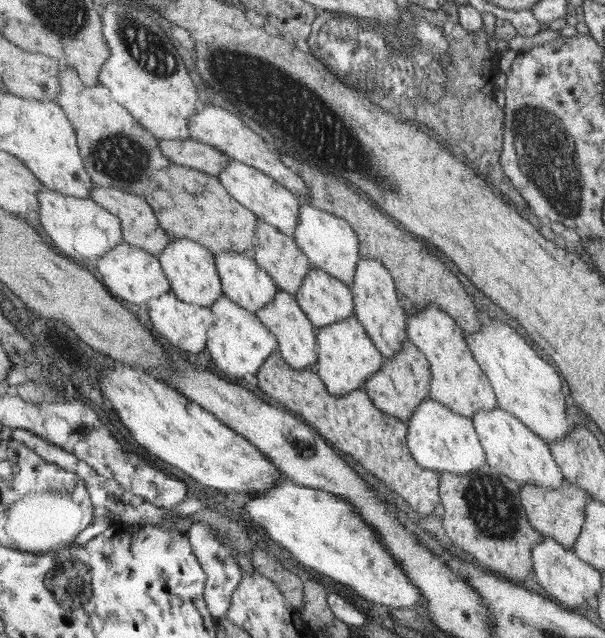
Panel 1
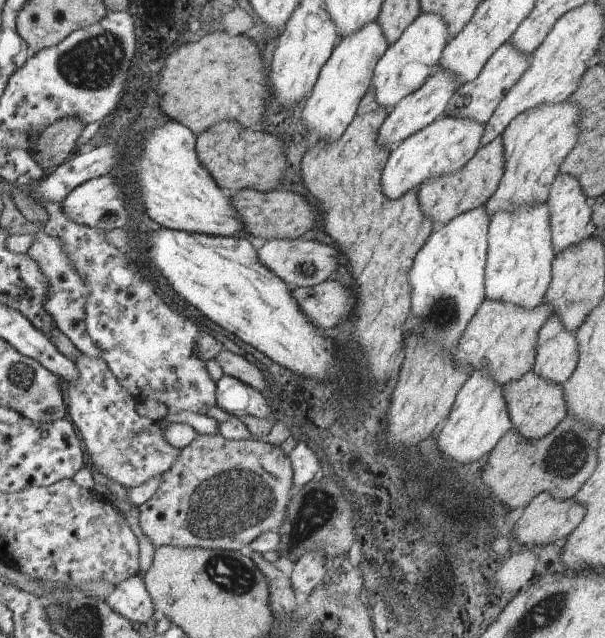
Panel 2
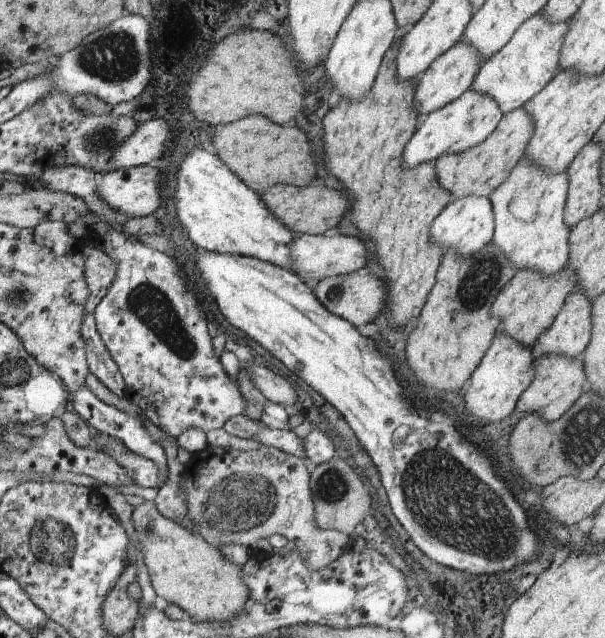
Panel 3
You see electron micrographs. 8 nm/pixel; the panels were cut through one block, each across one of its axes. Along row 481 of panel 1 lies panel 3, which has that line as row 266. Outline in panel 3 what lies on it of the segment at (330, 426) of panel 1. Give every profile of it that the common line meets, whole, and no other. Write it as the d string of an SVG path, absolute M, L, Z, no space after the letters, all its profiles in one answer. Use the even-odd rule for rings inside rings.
M400 38L388 51L382 63L373 89L361 101L349 101L341 98L339 104L329 110L323 119L324 148L323 164L349 192L351 204L350 222L375 243L373 256L375 263L385 270L386 282L389 282L388 324L391 328L405 327L420 317L429 294L437 283L438 271L446 254L443 247L431 242L432 225L452 202L452 195L440 186L437 179L436 162L425 162L416 168L404 166L403 154L407 144L416 134L418 112L414 104L419 79L401 81L397 75L397 58L400 54Z

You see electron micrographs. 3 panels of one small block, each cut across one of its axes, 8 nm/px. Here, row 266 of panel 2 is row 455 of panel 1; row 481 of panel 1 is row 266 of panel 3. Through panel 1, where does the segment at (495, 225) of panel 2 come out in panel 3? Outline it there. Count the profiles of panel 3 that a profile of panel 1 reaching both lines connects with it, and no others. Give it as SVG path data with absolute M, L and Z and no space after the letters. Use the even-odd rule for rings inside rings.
M524 157L508 181L490 198L496 218L494 244L519 271L540 271L553 277L567 266L572 230L565 219L569 191L568 172L549 175Z

